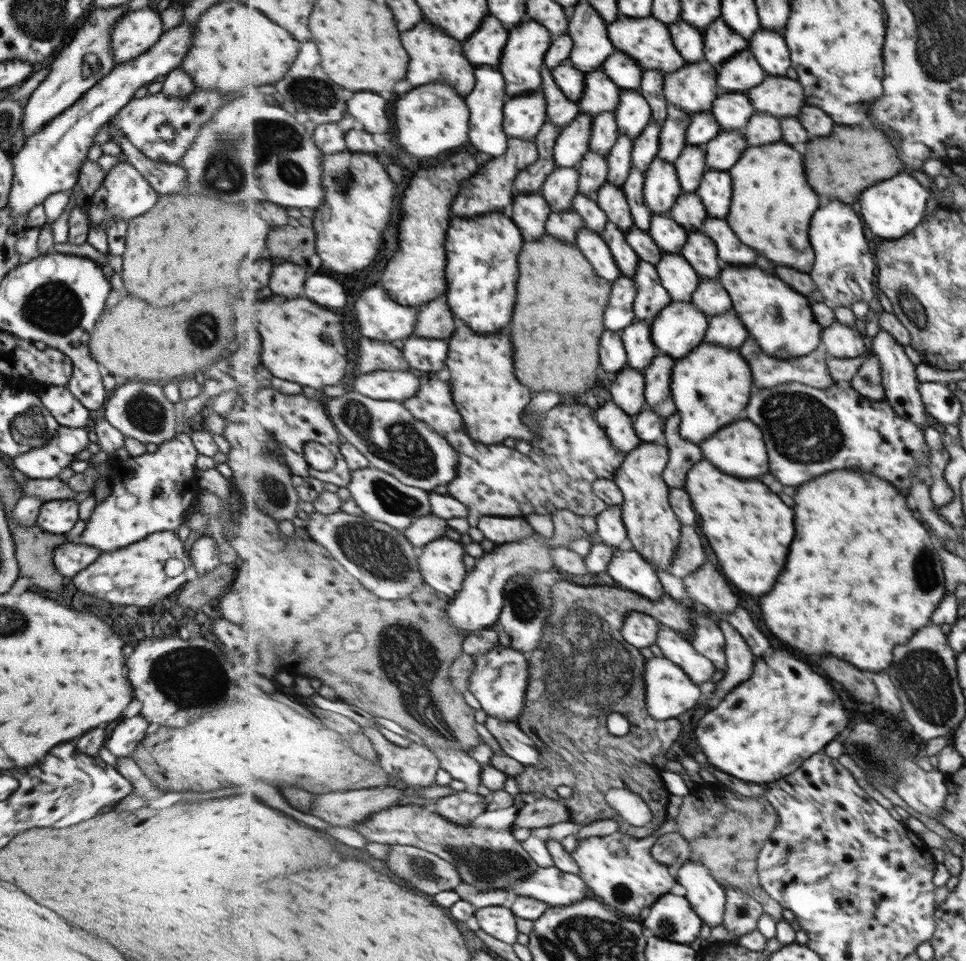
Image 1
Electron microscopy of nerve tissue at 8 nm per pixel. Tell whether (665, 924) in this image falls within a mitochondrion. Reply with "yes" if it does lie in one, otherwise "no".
yes

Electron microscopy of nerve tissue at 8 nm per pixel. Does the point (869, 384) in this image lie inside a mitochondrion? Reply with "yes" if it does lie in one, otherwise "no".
yes

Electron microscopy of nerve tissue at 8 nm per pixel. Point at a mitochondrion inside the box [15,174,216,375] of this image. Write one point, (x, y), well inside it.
(55, 308)

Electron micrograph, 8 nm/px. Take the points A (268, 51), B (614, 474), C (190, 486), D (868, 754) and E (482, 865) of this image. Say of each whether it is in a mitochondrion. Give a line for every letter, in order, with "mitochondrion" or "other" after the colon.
A: other
B: other
C: other
D: mitochondrion
E: mitochondrion

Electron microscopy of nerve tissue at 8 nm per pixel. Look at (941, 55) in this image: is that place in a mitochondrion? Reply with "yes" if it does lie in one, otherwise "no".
yes

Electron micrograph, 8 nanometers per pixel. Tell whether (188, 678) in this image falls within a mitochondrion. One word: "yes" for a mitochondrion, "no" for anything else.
yes

